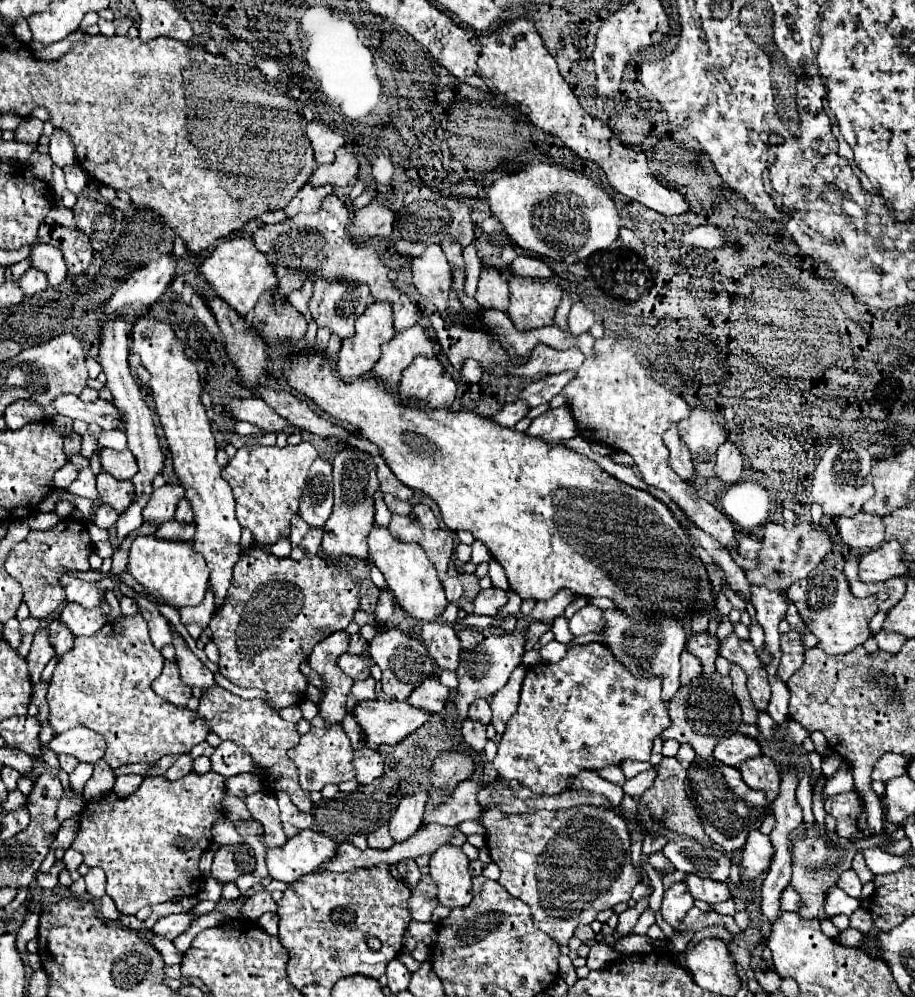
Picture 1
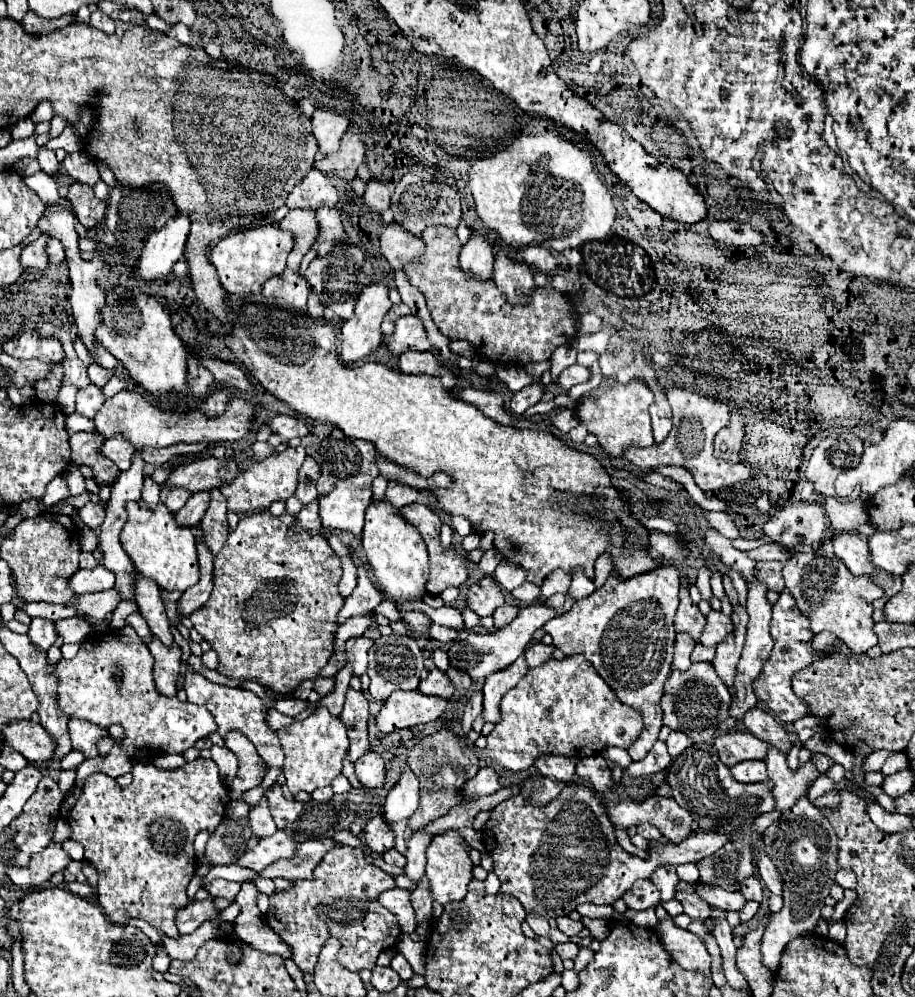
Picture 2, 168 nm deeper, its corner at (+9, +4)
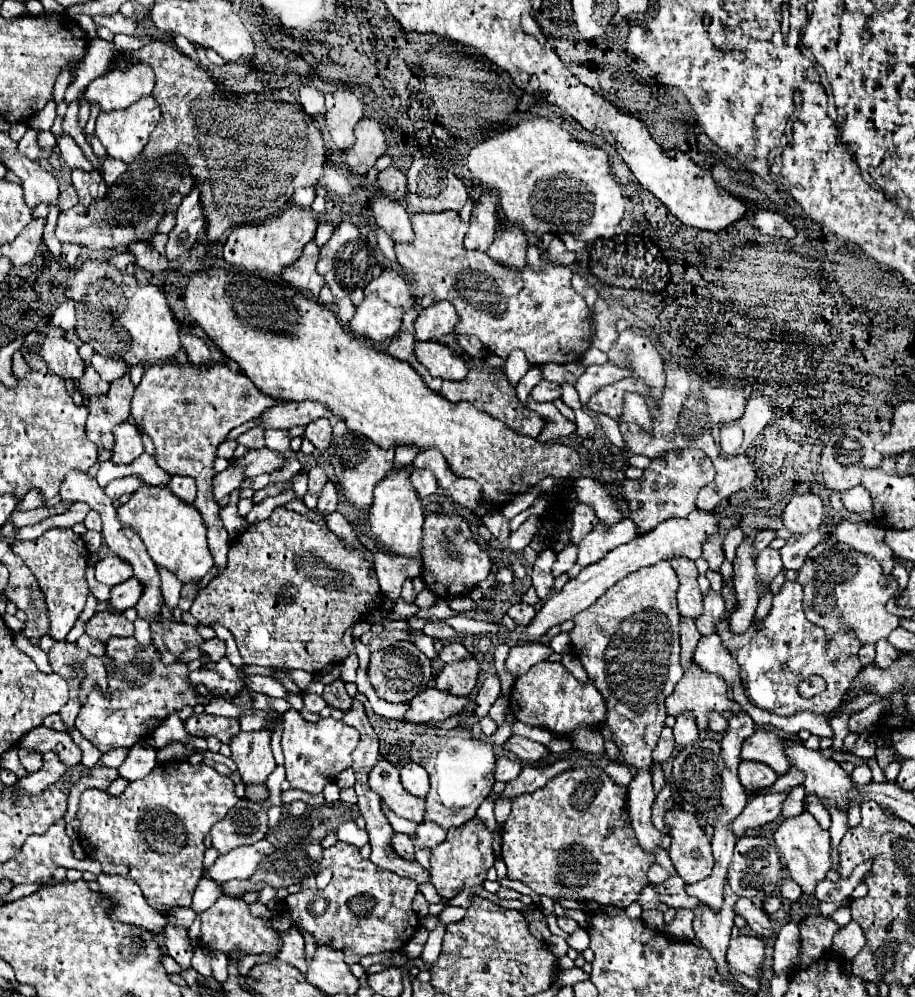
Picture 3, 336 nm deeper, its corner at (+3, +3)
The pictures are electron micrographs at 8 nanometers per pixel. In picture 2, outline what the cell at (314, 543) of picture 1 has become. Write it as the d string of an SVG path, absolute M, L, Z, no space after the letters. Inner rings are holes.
M312 502L312 504L304 506L296 514L294 526L290 526L290 530L288 530L290 538L294 538L296 534L302 534L302 532L308 532L308 534L320 534L322 532L320 518L318 518L318 502Z

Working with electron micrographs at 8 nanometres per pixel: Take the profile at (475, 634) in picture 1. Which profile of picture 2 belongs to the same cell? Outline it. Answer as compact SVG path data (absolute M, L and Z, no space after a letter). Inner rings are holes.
M432 624L430 626L430 638L438 640L438 642L454 642L454 640L458 640L458 630Z

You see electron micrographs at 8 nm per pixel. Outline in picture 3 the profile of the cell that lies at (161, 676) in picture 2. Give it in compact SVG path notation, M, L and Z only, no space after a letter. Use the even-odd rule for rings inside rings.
M160 617L152 623L152 641L158 647L164 663L190 663L204 655L202 643L204 639L196 631L196 627L186 623L176 623L170 619Z

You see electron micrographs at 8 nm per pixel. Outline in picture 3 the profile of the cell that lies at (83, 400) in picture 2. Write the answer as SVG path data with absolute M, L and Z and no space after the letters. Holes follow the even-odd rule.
M88 365L86 367L86 373L84 373L84 377L78 381L80 383L80 393L86 393L88 397L90 395L104 395L106 391L108 391L108 383L96 373L96 369L92 367L92 365Z

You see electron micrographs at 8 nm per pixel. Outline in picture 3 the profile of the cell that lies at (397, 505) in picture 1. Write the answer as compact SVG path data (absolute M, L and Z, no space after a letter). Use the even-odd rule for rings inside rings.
M416 469L416 471L412 473L412 485L416 487L420 499L430 497L430 495L434 495L434 493L438 491L436 477L434 477L432 471L428 471L428 469Z

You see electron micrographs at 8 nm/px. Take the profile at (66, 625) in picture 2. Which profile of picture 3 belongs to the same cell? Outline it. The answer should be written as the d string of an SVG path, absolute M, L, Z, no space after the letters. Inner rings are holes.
M98 611L88 623L86 623L86 635L106 643L110 637L132 637L134 625L122 615L114 611Z

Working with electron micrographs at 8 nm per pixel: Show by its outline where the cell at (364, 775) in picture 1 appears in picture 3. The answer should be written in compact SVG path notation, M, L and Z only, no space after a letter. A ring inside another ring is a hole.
M380 759L378 765L370 771L370 787L390 805L390 809L398 817L410 819L414 823L422 823L424 821L426 799L410 795L402 787L398 769L390 761Z

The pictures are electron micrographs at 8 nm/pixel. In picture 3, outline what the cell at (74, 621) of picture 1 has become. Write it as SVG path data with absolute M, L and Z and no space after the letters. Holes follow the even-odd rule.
M130 577L128 581L112 587L112 595L108 601L108 607L116 613L124 613L130 607L136 607L138 599L140 599L140 581L136 577Z

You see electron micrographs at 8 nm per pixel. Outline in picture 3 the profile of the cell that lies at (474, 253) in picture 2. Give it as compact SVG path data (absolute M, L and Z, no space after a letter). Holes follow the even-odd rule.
M486 191L474 203L472 217L470 217L470 229L464 239L466 249L486 251L494 239L496 223L498 223L496 195L492 191Z

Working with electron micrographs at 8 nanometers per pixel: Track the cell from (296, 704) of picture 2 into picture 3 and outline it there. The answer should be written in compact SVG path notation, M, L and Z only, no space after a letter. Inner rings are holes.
M306 691L304 693L304 707L312 713L320 713L324 707L326 707L326 701L322 699L322 695L316 695L316 693L310 693Z

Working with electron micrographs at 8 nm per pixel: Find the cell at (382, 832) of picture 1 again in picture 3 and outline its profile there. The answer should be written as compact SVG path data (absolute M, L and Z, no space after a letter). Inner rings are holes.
M396 833L394 839L392 839L392 847L394 847L394 851L396 851L400 857L404 857L404 859L408 859L408 861L414 861L414 843L412 843L412 839L410 839L408 835Z

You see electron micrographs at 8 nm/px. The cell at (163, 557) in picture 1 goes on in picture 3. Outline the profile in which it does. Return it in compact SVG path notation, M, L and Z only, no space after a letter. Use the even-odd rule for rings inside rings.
M140 487L132 493L130 501L118 509L118 515L124 525L140 535L152 561L172 571L182 583L200 581L212 569L212 553L208 551L202 515L196 511L194 505L188 505L172 495L168 487Z

